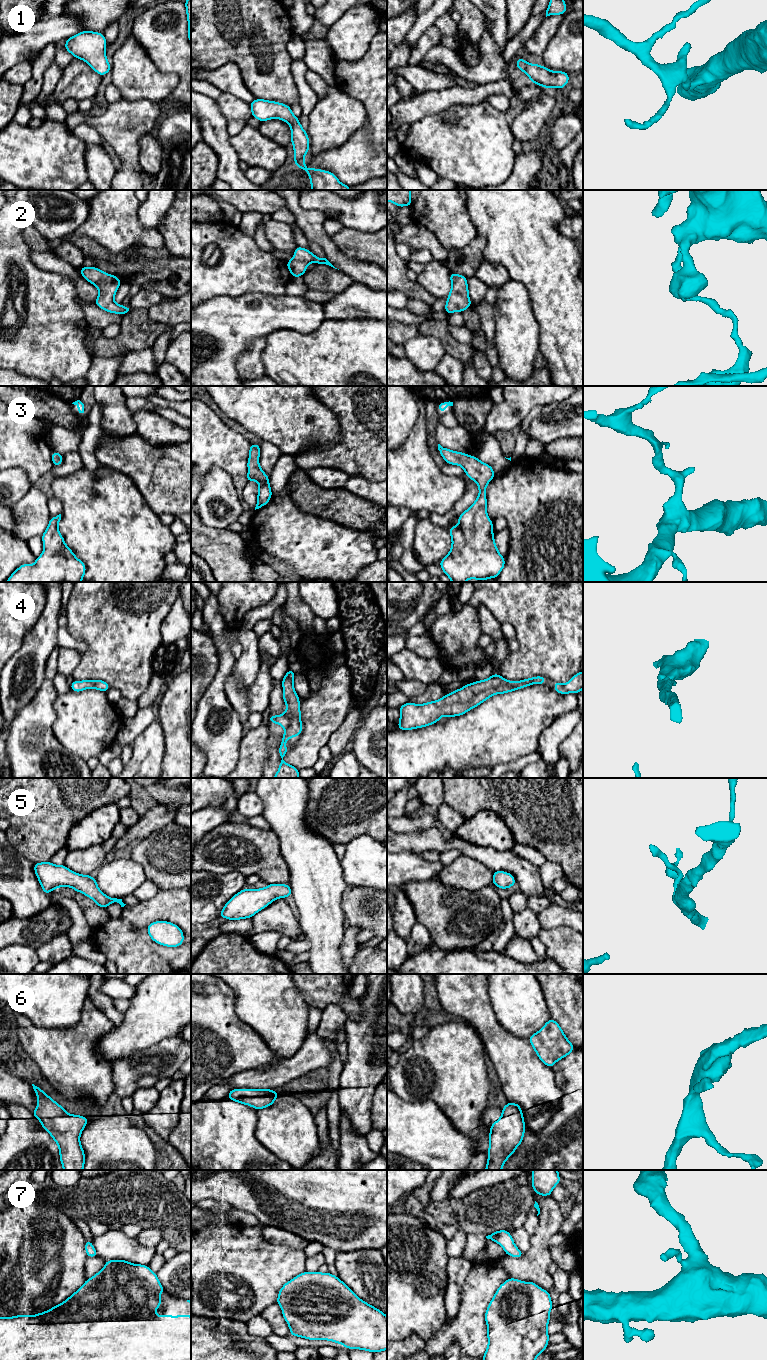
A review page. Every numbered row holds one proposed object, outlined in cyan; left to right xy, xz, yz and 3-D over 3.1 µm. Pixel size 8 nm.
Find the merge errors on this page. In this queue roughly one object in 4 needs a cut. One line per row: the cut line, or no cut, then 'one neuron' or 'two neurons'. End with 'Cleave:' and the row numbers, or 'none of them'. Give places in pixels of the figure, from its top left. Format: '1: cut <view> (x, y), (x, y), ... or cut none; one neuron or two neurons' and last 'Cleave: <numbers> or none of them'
1: cut none; one neuron
2: cut none; one neuron
3: cut none; one neuron
4: cut none; one neuron
5: cut none; one neuron
6: cut none; one neuron
7: cut none; one neuron
Cleave: none of them

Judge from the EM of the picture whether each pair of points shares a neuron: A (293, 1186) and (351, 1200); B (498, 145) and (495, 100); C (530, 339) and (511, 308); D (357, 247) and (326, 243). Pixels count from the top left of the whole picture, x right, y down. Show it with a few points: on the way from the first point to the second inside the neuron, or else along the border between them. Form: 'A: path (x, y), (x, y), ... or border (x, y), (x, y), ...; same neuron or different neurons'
A: path (307, 1190), (337, 1191); same neuron
B: border (486, 100), (503, 113); different neurons
C: path (522, 332), (515, 325), (513, 316); same neuron
D: border (331, 238), (346, 255), (354, 259); different neurons

